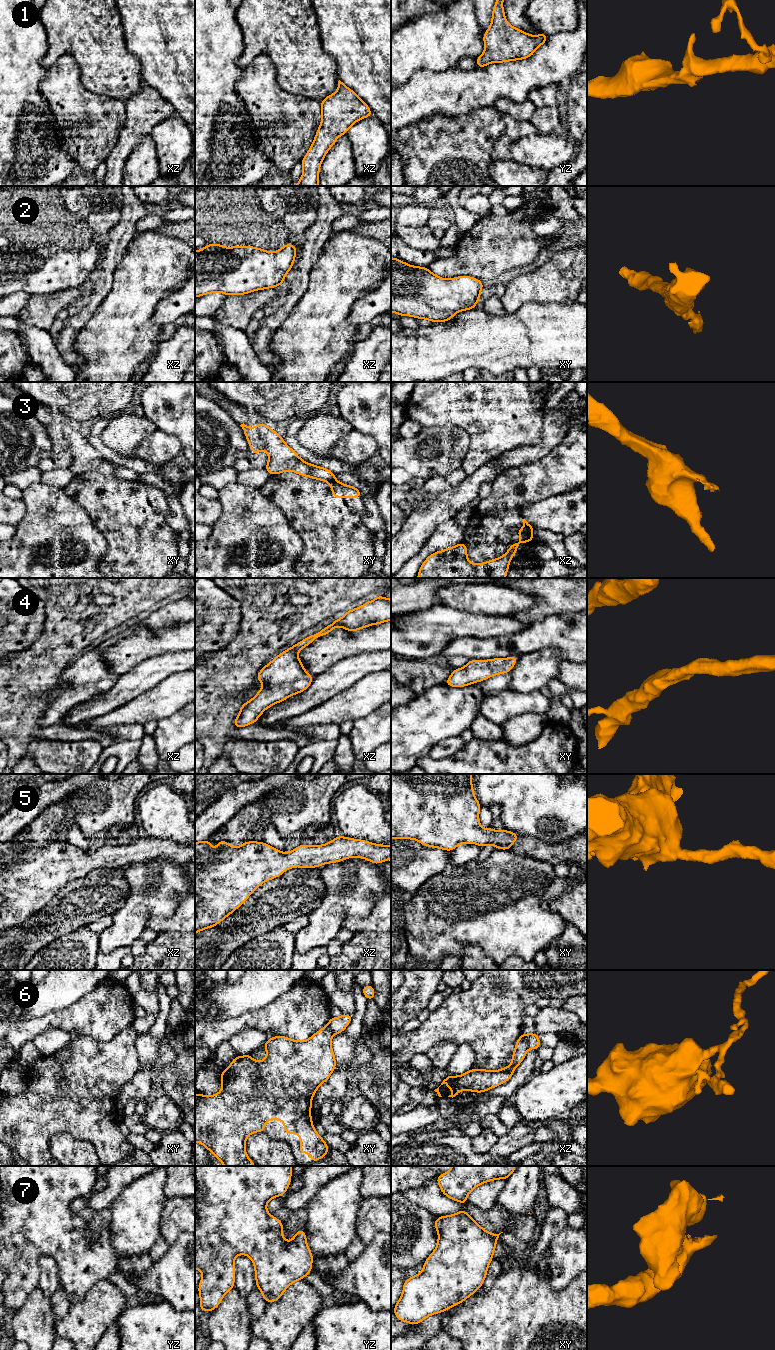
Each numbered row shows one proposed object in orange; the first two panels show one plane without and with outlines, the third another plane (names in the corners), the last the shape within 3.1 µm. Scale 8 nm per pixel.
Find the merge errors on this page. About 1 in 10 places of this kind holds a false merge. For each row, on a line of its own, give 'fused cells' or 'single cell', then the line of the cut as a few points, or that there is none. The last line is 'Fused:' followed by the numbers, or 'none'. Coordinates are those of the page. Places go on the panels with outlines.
1: single cell; no cut
2: single cell; no cut
3: fused cells; cut in xz along (523, 529), (523, 538), (529, 541)
4: single cell; no cut
5: single cell; no cut
6: single cell; no cut
7: single cell; no cut
Fused: 3

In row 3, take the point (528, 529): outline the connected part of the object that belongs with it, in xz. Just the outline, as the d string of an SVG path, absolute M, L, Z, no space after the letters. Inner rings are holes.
M522 519L522 522L523 522L523 527L524 527L523 530L525 533L525 536L523 537L523 539L528 540L529 542L534 541L534 538L533 538L534 527L530 525L525 519Z

